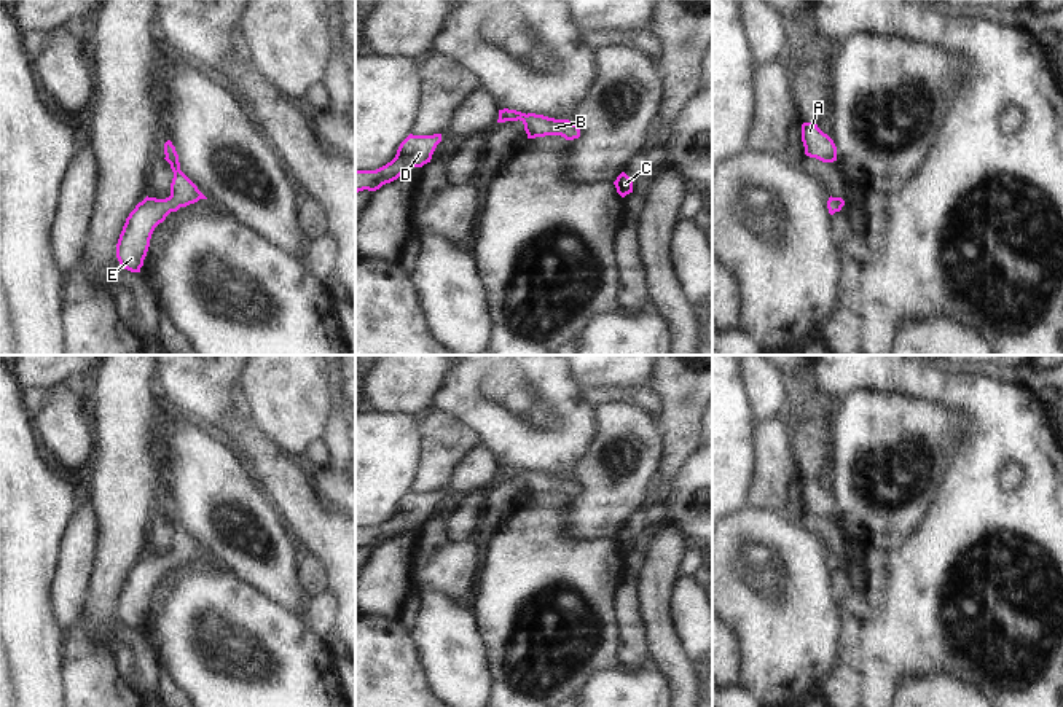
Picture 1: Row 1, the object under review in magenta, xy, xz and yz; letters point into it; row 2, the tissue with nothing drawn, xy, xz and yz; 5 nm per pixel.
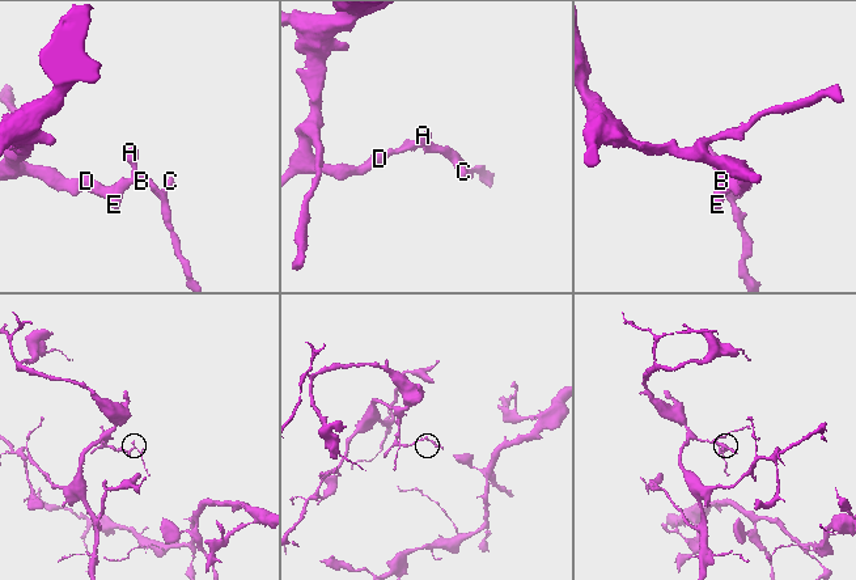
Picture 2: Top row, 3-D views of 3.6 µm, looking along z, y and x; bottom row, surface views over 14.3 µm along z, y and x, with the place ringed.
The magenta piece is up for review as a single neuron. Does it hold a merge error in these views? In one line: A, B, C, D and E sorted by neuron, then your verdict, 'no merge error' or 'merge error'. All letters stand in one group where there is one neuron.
A B C D E; no merge error

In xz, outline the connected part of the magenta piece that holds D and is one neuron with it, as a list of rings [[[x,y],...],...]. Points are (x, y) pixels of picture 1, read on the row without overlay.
[[[410,490],[398,503],[395,514],[376,527],[355,527],[355,549],[368,546],[376,548],[382,541],[397,537],[413,524],[422,524],[430,519],[441,490],[413,492]]]

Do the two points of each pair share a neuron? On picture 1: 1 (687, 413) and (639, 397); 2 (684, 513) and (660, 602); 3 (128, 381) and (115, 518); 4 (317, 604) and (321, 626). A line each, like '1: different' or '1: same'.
1: different
2: different
3: same
4: same

